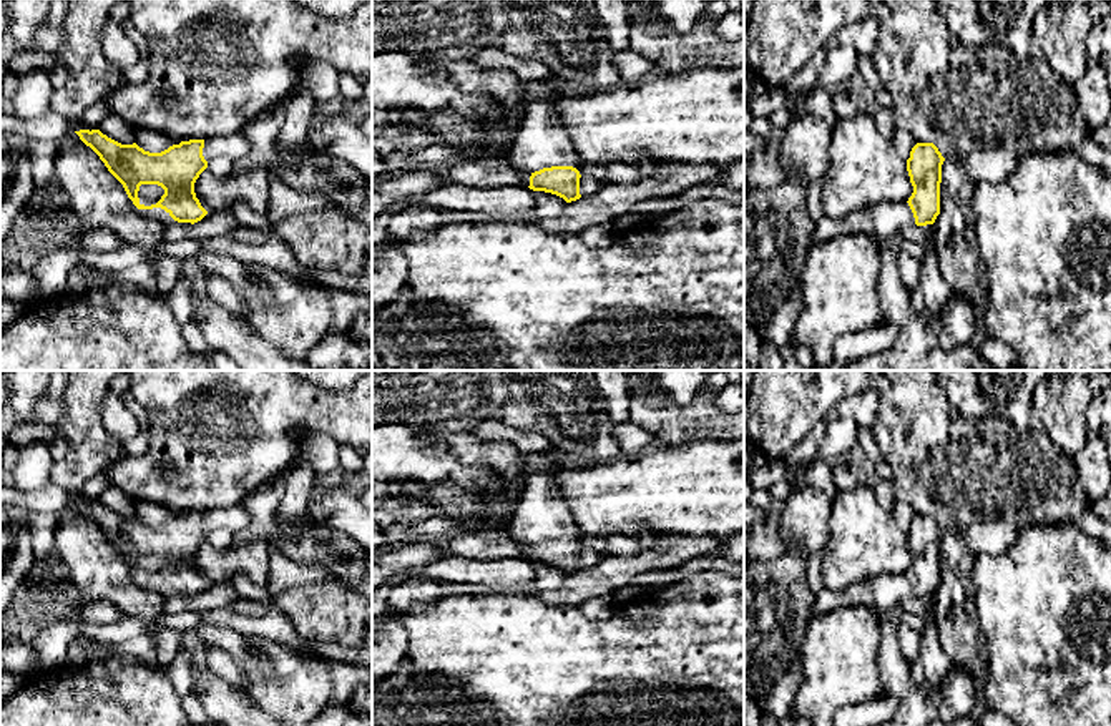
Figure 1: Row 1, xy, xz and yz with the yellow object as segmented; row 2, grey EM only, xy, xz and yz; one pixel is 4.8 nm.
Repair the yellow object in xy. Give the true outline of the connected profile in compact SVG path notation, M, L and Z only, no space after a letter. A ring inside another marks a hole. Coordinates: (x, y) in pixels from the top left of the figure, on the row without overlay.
M100 502L75 505L123 557L141 586L156 591L164 600L194 596L208 586L194 565L196 552L208 540L203 528L204 512L181 513L161 525L149 525L136 515L121 517ZM141 557L158 557L164 562L164 567L156 576L144 578L138 570Z

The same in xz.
M538 470L526 480L507 530L531 545L530 562L556 567L566 575L581 570L581 547L571 538L576 527L553 473Z

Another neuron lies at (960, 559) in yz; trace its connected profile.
M945 532L942 537L942 553L948 565L957 573L963 590L975 598L975 586L972 581L975 555L965 547L958 532Z

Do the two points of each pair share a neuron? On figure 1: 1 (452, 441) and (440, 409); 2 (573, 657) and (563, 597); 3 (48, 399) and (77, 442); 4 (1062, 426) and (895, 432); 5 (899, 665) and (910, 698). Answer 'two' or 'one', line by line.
1: two
2: two
3: two
4: two
5: one

